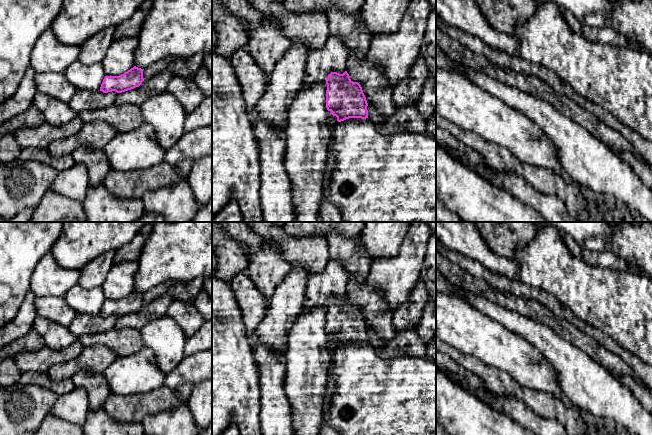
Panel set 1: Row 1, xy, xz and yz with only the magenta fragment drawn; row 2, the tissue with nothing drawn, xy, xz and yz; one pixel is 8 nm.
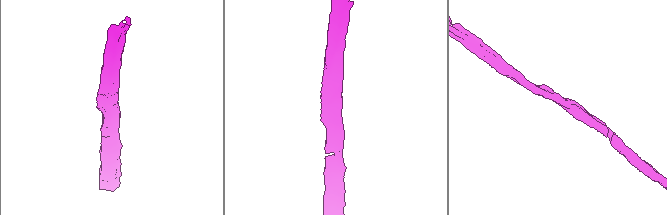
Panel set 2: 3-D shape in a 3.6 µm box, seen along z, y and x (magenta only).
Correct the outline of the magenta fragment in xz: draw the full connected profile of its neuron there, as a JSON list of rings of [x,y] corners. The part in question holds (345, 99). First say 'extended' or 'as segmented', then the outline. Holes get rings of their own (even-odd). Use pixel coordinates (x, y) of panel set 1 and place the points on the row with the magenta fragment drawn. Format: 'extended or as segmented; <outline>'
as segmented; [[[345,71],[343,74],[331,72],[326,80],[326,108],[337,117],[337,121],[341,122],[349,118],[368,118],[367,100],[363,93],[362,87],[358,82],[353,82],[349,74]]]

